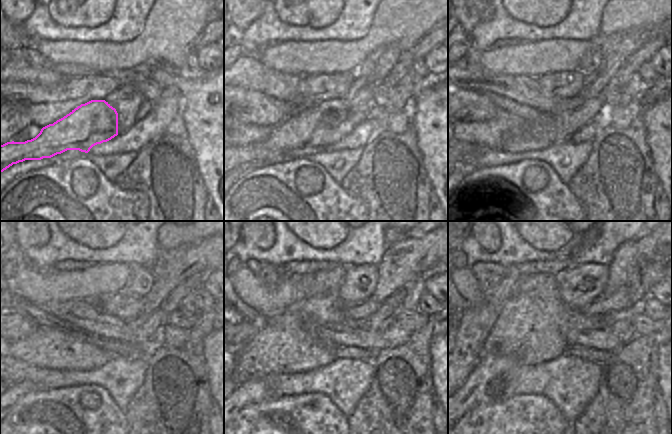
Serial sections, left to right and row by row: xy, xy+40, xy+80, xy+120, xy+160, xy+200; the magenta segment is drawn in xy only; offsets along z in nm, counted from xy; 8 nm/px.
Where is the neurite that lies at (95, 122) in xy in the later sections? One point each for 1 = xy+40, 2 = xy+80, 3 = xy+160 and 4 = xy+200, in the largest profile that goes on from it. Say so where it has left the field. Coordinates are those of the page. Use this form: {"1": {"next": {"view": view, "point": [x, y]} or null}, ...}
{"1": {"next": {"view": "xy+40", "point": [322, 124]}}, "2": {"next": {"view": "xy+80", "point": [523, 135]}}, "3": {"next": {"view": "xy+160", "point": [377, 322]}}, "4": {"next": {"view": "xy+200", "point": [612, 317]}}}

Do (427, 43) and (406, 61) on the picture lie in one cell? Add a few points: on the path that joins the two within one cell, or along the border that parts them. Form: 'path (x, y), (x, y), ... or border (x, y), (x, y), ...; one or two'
path (422, 48), (411, 56); one

